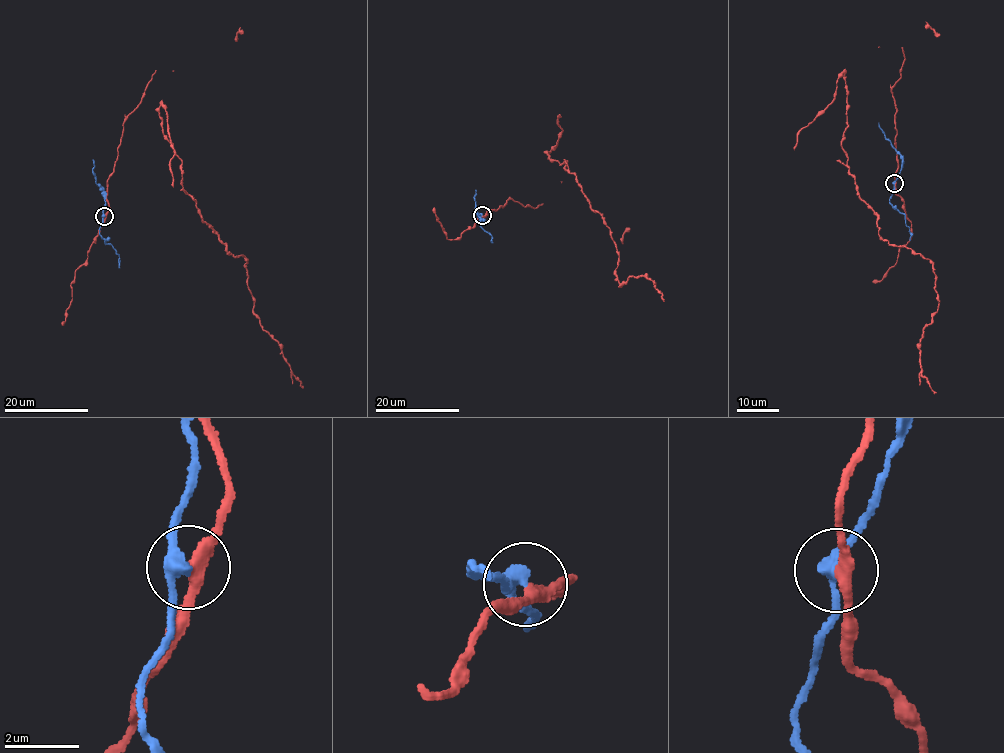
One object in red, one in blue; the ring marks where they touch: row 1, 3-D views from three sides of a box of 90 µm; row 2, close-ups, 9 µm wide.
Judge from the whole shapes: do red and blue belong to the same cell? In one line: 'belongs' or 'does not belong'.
does not belong

